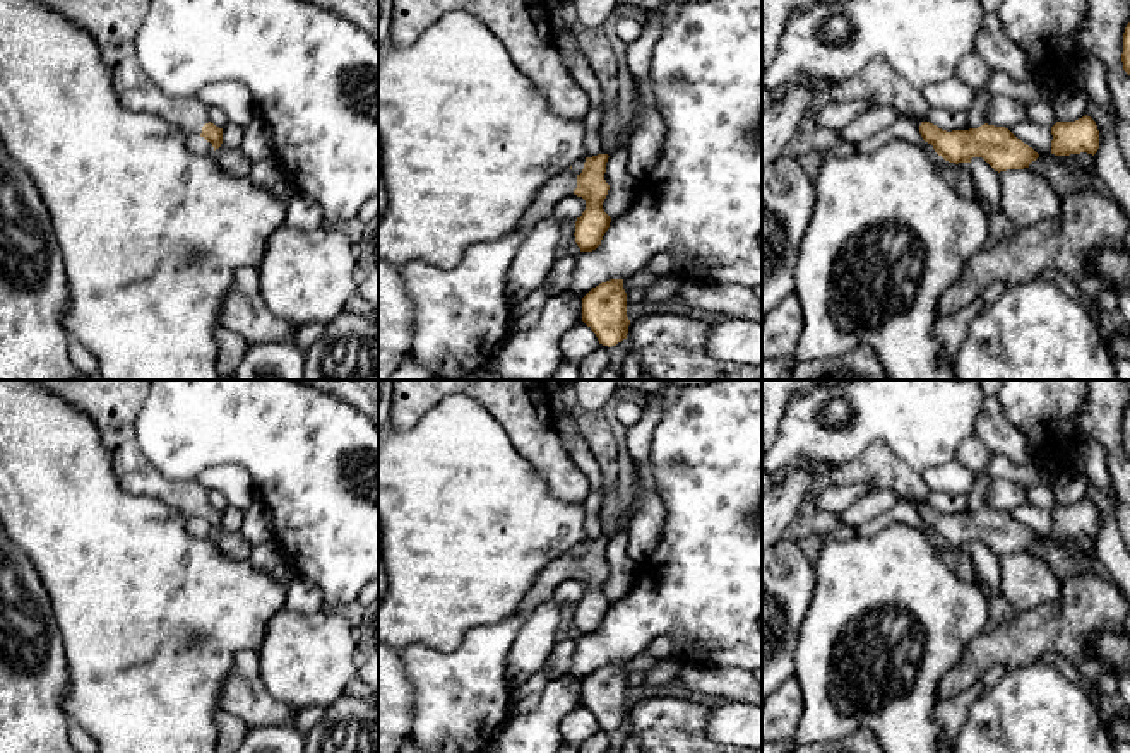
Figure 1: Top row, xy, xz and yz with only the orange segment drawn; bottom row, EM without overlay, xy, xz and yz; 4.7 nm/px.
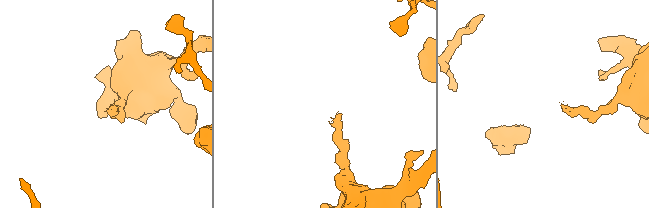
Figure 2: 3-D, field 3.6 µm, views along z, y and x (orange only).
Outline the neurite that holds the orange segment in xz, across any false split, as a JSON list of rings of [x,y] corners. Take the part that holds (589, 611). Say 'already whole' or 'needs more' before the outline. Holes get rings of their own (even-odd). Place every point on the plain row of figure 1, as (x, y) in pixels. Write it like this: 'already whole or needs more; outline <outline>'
needs more; outline [[[608,537],[584,541],[579,544],[579,548],[584,549],[580,558],[567,551],[551,560],[538,573],[531,594],[519,608],[519,614],[531,614],[536,608],[553,597],[555,589],[562,582],[577,578],[586,584],[586,594],[575,604],[575,626],[580,635],[596,633],[611,606],[611,601],[603,592],[603,585],[610,573],[610,568],[604,563],[608,541]]]

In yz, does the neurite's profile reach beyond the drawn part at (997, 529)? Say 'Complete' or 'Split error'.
Split error

